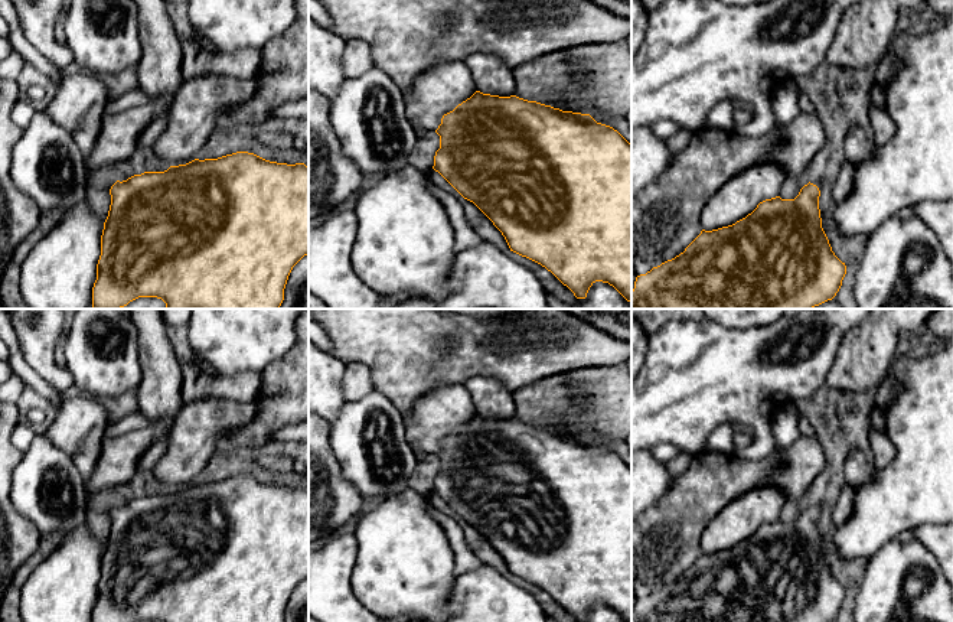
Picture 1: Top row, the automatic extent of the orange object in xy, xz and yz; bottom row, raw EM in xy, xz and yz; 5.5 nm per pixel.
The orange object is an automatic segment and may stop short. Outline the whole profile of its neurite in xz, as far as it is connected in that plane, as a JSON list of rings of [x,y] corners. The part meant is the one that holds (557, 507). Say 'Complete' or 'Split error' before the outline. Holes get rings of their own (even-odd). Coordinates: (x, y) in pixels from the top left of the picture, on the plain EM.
Complete. [[[476,414],[453,434],[443,439],[435,456],[440,459],[440,472],[435,475],[433,492],[493,546],[505,560],[510,574],[545,590],[577,622],[585,622],[595,605],[608,606],[624,622],[631,622],[631,468],[617,453],[597,446],[590,437],[562,434],[516,419],[499,420]]]

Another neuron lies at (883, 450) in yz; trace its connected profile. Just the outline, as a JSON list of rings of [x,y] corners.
[[[871,432],[871,462],[875,470],[884,469],[895,456],[895,447],[887,434]]]

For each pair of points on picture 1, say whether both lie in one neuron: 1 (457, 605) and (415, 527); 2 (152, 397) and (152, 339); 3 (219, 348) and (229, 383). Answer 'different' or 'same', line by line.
1: different
2: same
3: different

